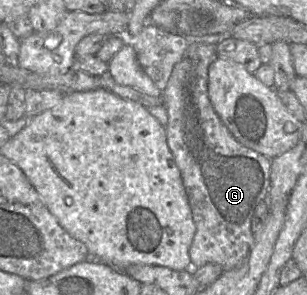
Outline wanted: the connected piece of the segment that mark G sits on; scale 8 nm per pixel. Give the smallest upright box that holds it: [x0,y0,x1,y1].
[162,44,271,271]

